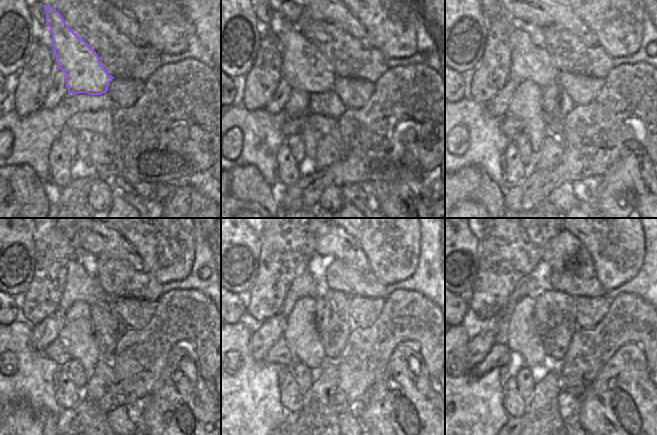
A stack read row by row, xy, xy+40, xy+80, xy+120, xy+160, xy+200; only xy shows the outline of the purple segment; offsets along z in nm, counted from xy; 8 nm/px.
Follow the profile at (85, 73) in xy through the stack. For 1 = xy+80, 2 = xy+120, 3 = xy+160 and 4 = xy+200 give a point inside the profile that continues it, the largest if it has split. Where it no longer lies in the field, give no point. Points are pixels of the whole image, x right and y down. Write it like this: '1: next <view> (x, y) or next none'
1: next xy+80 (528, 61)
2: next xy+120 (80, 286)
3: next xy+160 (304, 285)
4: next xy+200 (513, 303)

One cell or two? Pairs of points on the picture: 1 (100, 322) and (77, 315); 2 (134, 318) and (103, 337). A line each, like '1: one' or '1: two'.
1: two
2: two

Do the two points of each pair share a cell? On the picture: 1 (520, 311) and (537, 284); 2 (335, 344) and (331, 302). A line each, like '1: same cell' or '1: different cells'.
1: different cells
2: same cell

